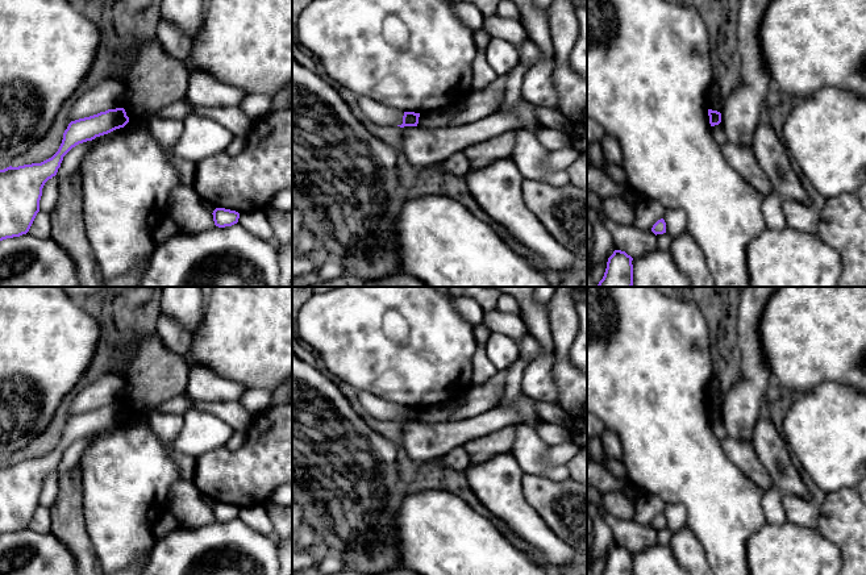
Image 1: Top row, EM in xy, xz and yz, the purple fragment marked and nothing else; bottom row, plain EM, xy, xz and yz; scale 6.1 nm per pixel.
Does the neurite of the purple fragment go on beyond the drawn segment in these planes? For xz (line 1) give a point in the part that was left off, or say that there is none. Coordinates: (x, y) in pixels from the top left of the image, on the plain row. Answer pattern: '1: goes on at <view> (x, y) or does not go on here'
1: does not go on here

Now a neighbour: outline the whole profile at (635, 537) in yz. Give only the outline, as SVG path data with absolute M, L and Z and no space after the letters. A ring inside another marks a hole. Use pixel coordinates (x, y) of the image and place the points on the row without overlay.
M603 507L598 509L598 513L612 529L616 545L636 553L658 543L657 530L651 525L638 525L634 520L620 520Z

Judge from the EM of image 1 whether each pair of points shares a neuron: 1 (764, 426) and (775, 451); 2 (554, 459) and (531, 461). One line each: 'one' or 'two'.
1: one
2: two

